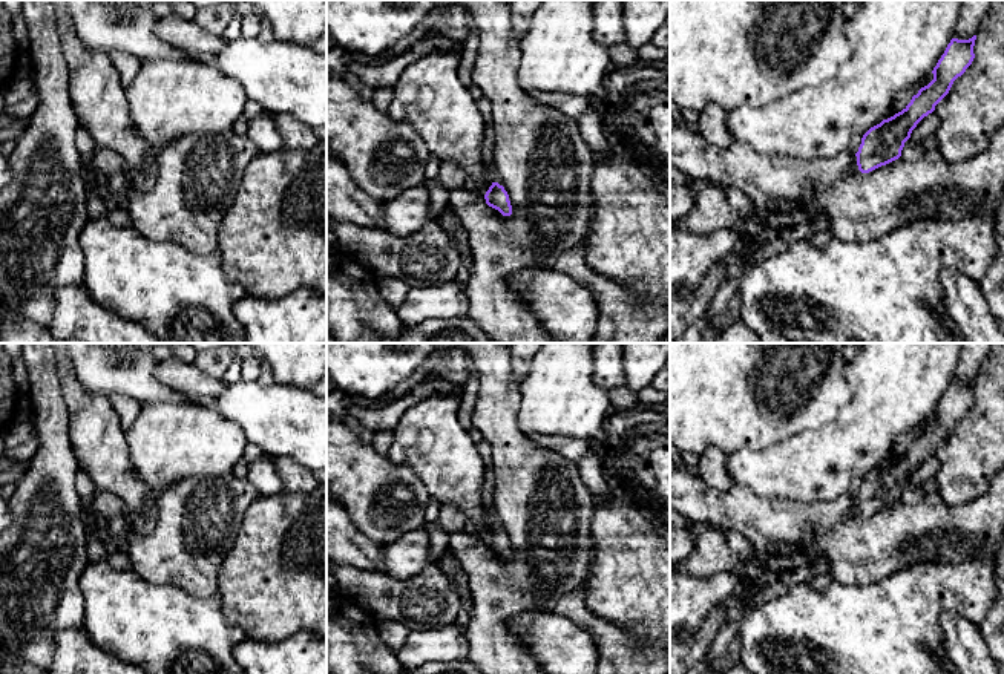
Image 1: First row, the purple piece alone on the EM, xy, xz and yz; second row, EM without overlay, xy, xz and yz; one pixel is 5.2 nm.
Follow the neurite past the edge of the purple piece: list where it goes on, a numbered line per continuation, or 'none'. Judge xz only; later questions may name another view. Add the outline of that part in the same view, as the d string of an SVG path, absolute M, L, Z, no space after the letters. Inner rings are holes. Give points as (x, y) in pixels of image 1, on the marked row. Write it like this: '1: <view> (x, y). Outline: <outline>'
1: xz (483, 181). Outline: M495 167L481 170L474 179L474 185L480 193L486 193L489 187L497 182L498 173Z

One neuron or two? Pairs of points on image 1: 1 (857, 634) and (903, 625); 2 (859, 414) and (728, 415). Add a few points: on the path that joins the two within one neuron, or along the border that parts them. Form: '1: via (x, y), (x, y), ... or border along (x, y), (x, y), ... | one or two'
1: via (868, 634), (886, 634), (892, 628) | one
2: border along (846, 379), (849, 402), (807, 431) | two

